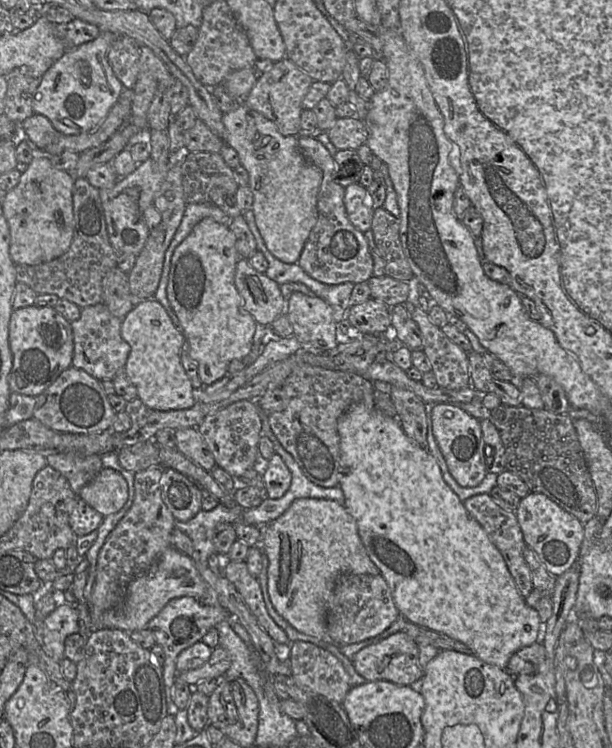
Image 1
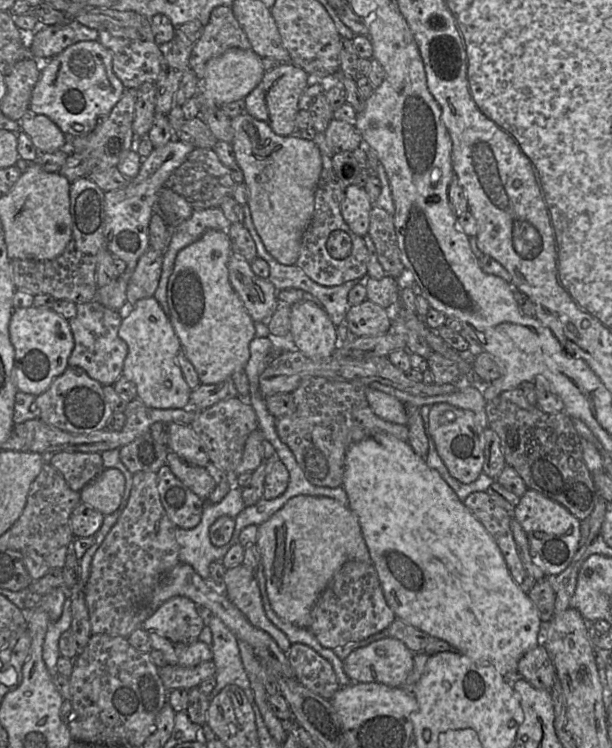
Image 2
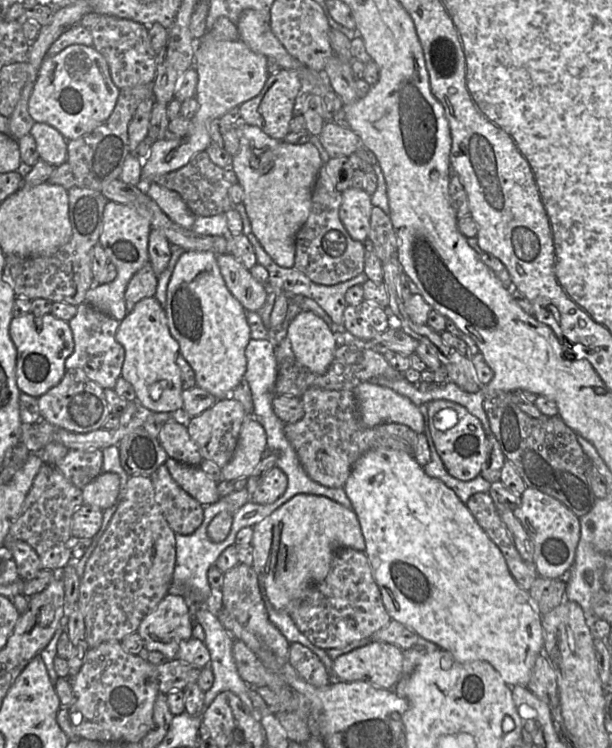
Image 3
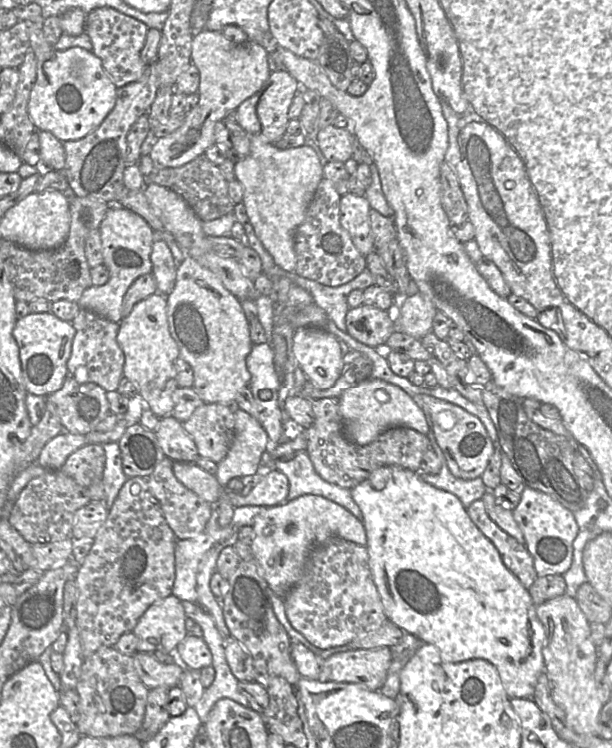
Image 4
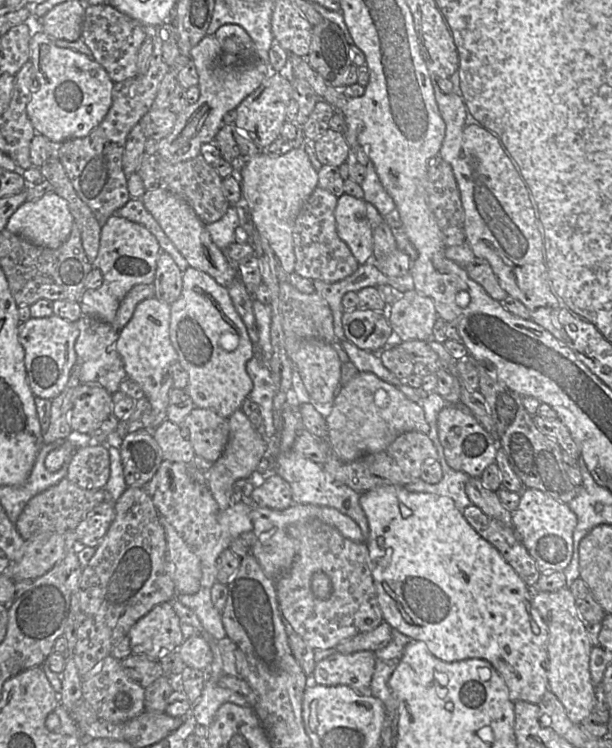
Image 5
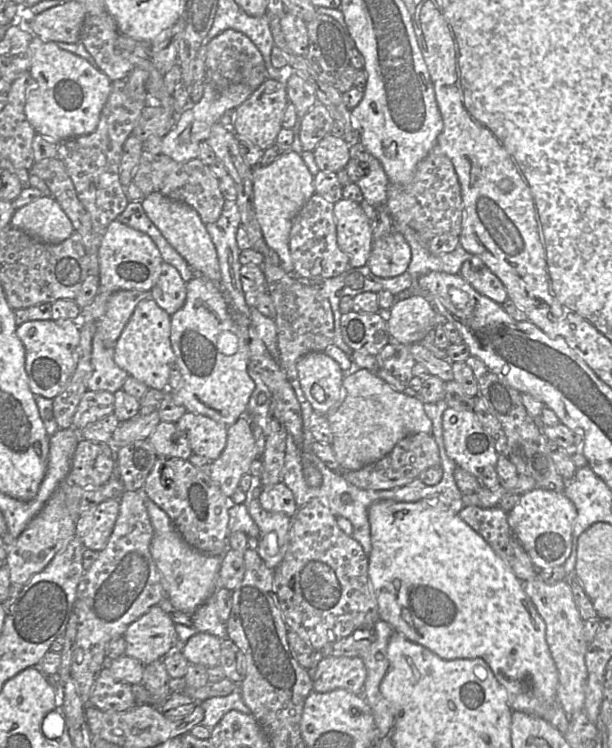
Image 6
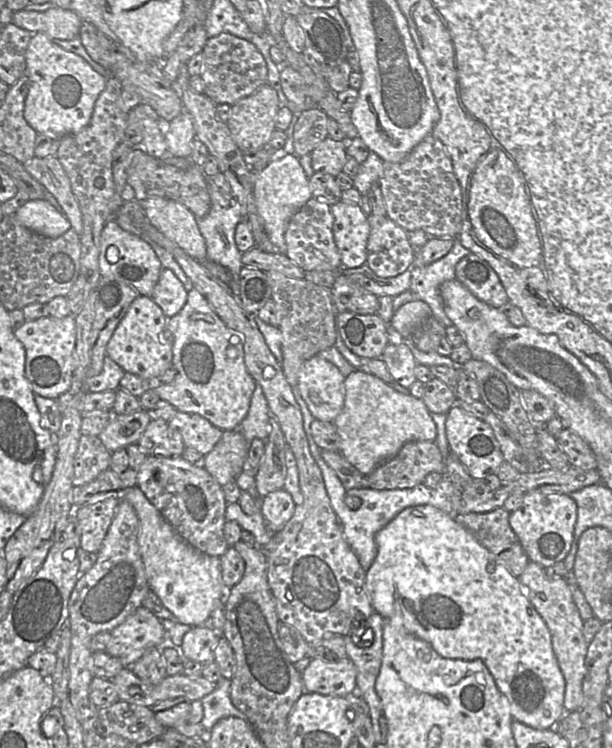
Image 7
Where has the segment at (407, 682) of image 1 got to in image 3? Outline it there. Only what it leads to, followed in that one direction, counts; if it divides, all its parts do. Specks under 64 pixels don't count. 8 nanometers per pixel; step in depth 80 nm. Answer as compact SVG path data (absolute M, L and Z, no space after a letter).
M371 642L333 660L333 670L340 681L364 681L381 689L395 687L402 666L403 651L384 642Z

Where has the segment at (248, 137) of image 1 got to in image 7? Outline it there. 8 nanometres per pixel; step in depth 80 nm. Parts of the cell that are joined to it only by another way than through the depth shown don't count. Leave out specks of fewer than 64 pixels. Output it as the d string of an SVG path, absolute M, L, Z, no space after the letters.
M286 154L271 161L259 174L254 176L253 193L257 210L263 220L264 230L269 240L279 248L279 252L286 255L285 231L289 220L309 199L312 192L309 178L300 164L298 156Z

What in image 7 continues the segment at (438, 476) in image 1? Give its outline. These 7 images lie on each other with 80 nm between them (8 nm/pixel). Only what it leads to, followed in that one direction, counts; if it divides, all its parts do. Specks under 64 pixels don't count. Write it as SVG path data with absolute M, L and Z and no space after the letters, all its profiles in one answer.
M417 505L403 509L375 534L375 542L377 555L366 574L366 589L375 612L386 619L391 617L395 610L401 610L405 629L429 643L436 653L443 658L466 661L482 660L493 676L498 689L508 699L513 720L537 730L554 729L562 716L568 713L564 708L565 680L553 652L550 631L530 603L518 578L513 576L503 563L482 546L471 532L457 523L455 517L432 505Z

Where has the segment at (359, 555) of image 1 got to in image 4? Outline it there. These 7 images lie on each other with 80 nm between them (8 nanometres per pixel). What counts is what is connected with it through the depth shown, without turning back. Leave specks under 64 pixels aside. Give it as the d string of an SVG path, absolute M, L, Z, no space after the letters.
M306 494L289 502L265 507L253 520L254 539L251 543L254 560L262 571L268 587L285 598L303 575L310 551L333 537L340 537L366 546L363 521L349 510L320 495Z

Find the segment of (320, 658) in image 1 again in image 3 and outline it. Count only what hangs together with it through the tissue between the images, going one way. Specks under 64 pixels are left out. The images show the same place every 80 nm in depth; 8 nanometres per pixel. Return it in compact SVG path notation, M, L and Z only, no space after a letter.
M298 642L290 643L288 662L297 673L316 688L330 684L330 677L319 657Z

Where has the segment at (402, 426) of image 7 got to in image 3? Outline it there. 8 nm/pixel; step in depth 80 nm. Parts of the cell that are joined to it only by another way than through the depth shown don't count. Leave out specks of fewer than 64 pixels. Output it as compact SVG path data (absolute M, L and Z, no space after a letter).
M370 381L360 383L353 392L361 422L366 427L399 423L408 426L417 434L424 432L423 415L409 398Z

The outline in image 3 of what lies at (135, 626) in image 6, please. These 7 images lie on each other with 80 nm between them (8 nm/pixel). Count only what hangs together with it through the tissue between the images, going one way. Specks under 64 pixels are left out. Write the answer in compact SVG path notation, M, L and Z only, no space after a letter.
M167 594L141 621L137 631L144 641L144 651L159 651L167 660L176 658L182 641L192 637L192 622L187 600L181 595Z

